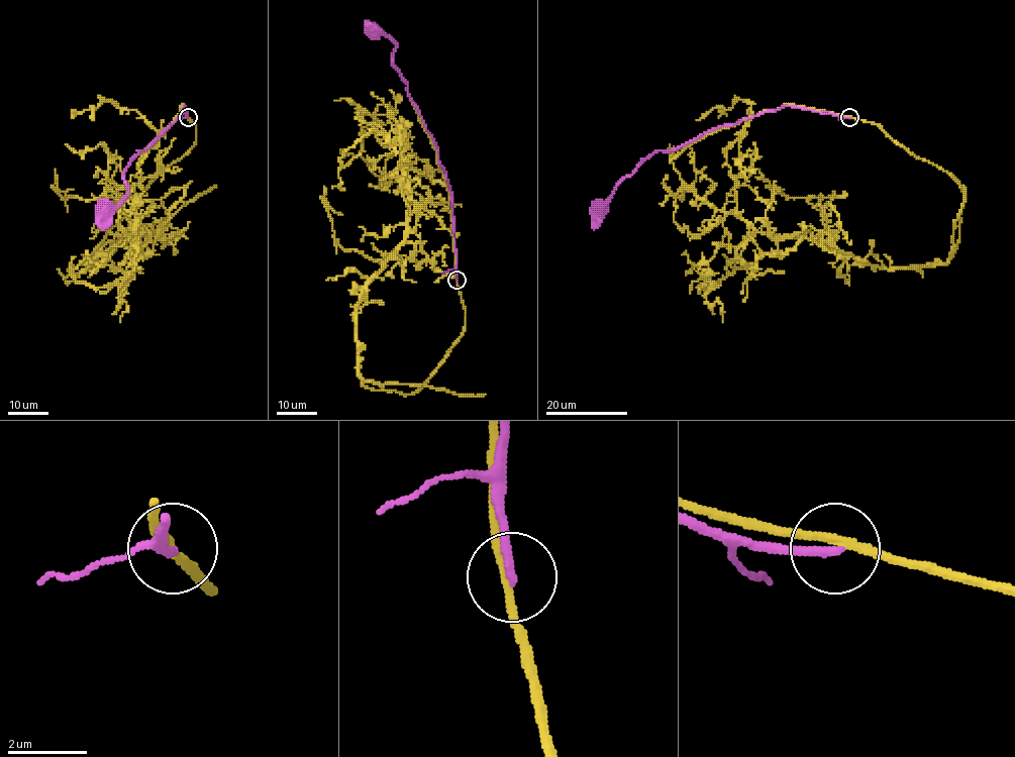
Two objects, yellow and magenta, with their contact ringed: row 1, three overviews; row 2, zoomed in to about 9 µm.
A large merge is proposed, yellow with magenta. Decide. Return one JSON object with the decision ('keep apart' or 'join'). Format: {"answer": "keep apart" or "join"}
{"answer": "keep apart"}

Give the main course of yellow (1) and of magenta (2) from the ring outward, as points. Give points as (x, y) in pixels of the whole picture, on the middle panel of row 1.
1: (457, 281), (431, 376), (366, 388), (357, 305), (404, 240), (407, 157), (428, 171), (385, 182), (361, 127)
2: (458, 281), (452, 193), (438, 151), (406, 81), (392, 62), (397, 44), (373, 31)

